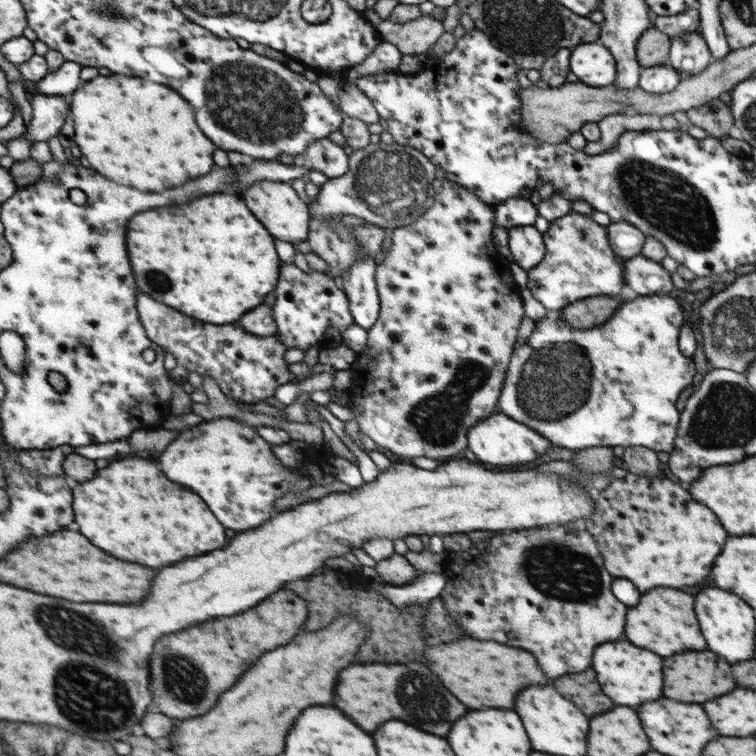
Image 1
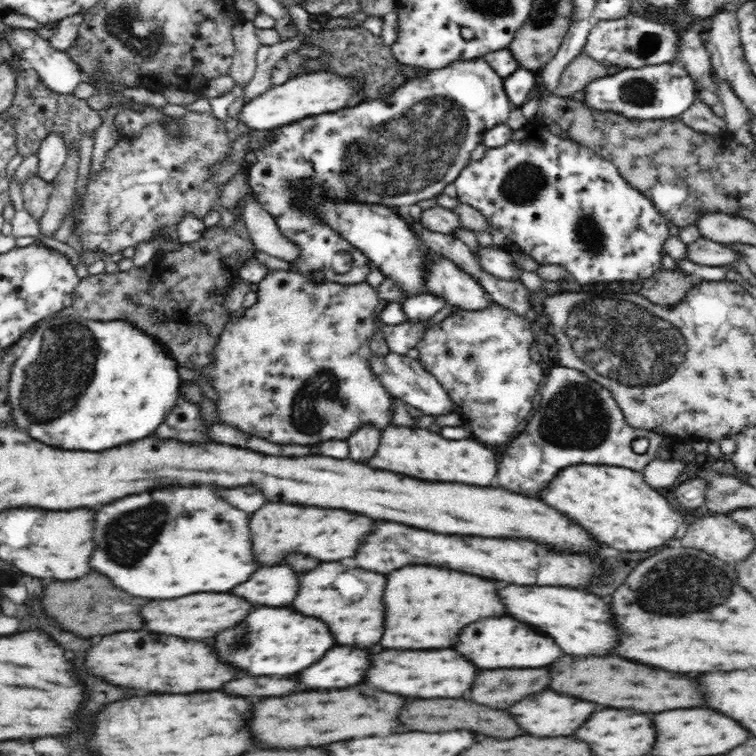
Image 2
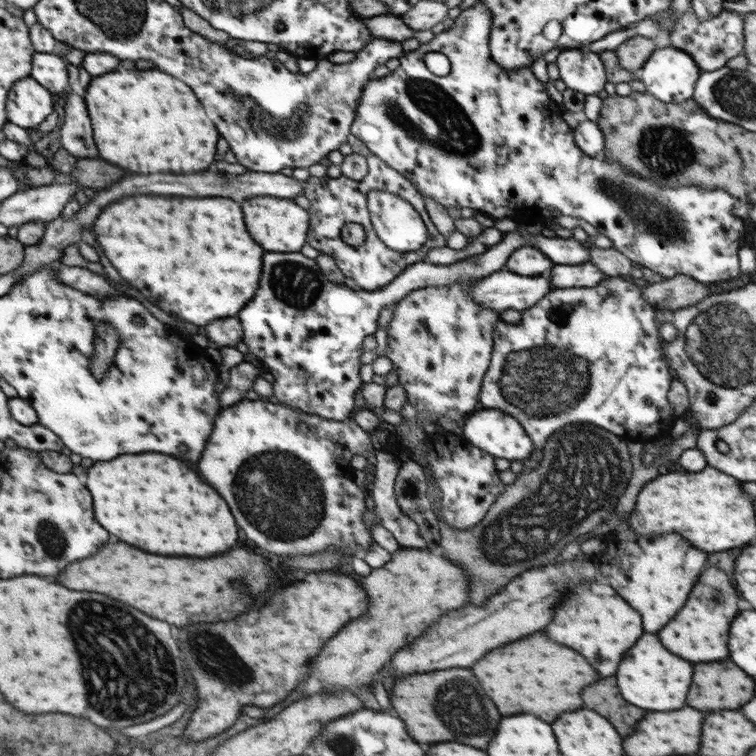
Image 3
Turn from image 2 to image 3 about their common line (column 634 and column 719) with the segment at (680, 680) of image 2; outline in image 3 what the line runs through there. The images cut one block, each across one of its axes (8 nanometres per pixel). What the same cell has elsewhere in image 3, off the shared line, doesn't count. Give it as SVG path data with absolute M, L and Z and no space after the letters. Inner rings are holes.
M703 662L693 670L693 686L697 692L689 692L689 706L701 712L713 712L719 708L739 708L753 696L753 680L739 670L733 662Z

